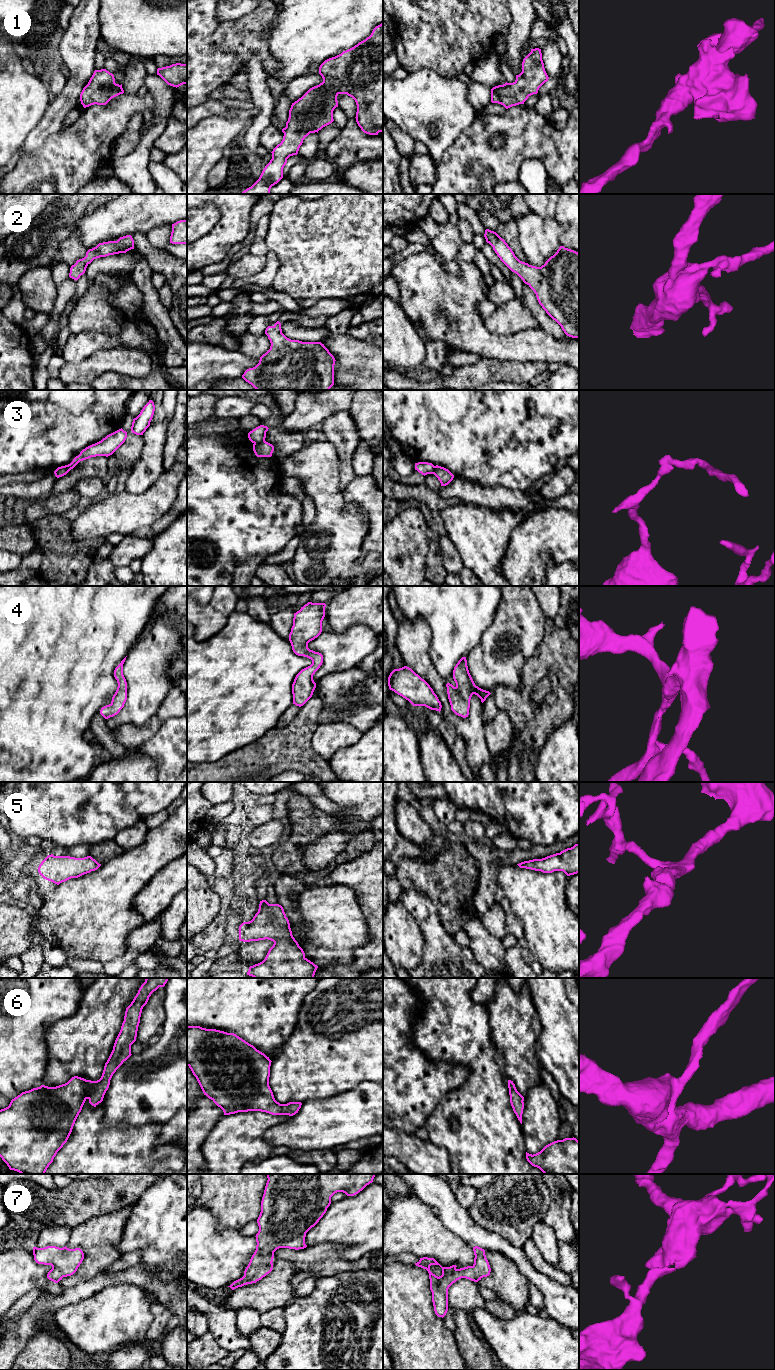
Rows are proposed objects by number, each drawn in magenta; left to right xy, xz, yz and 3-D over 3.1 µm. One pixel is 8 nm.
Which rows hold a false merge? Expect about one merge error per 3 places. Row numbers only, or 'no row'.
3

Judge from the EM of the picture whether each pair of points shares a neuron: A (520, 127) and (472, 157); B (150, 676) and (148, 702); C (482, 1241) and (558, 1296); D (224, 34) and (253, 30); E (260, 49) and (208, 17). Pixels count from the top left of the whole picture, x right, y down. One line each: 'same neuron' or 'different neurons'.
A: same neuron
B: same neuron
C: same neuron
D: same neuron
E: different neurons

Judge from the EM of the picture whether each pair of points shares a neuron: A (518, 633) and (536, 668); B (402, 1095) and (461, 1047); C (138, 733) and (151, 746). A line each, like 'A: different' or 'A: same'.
A: different
B: different
C: different

